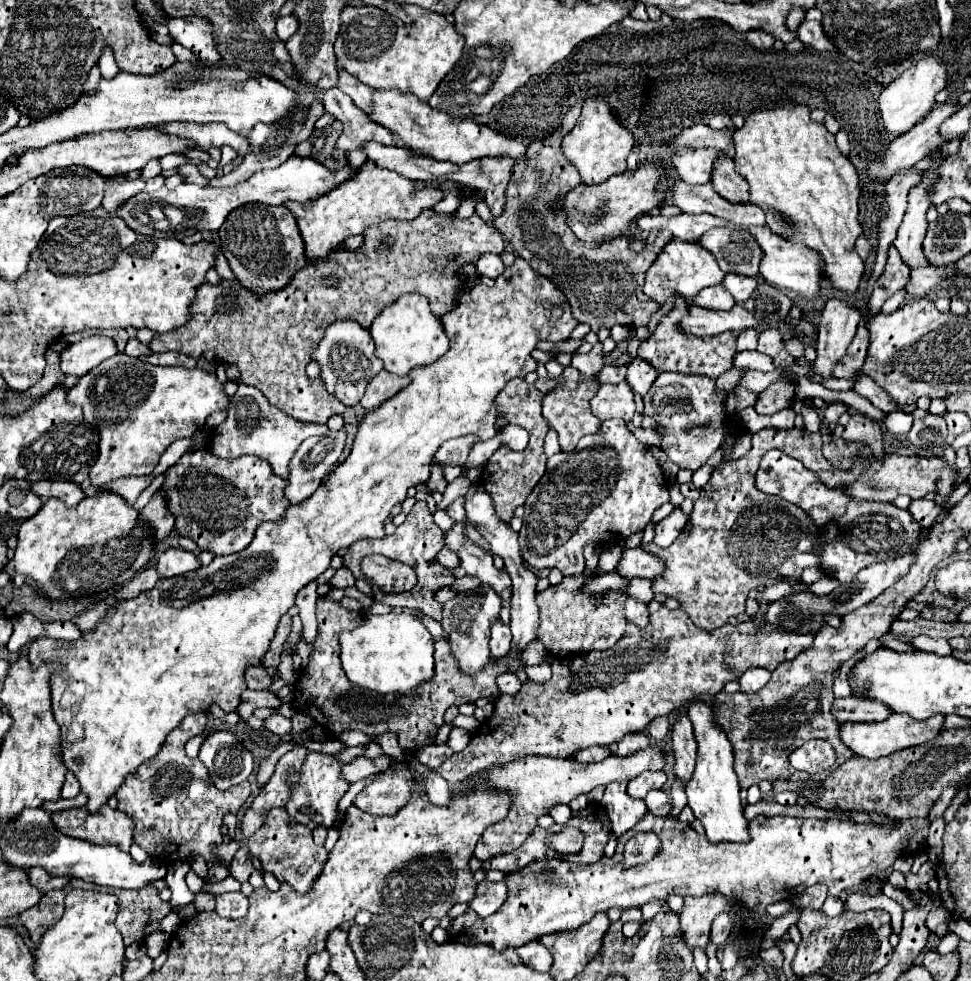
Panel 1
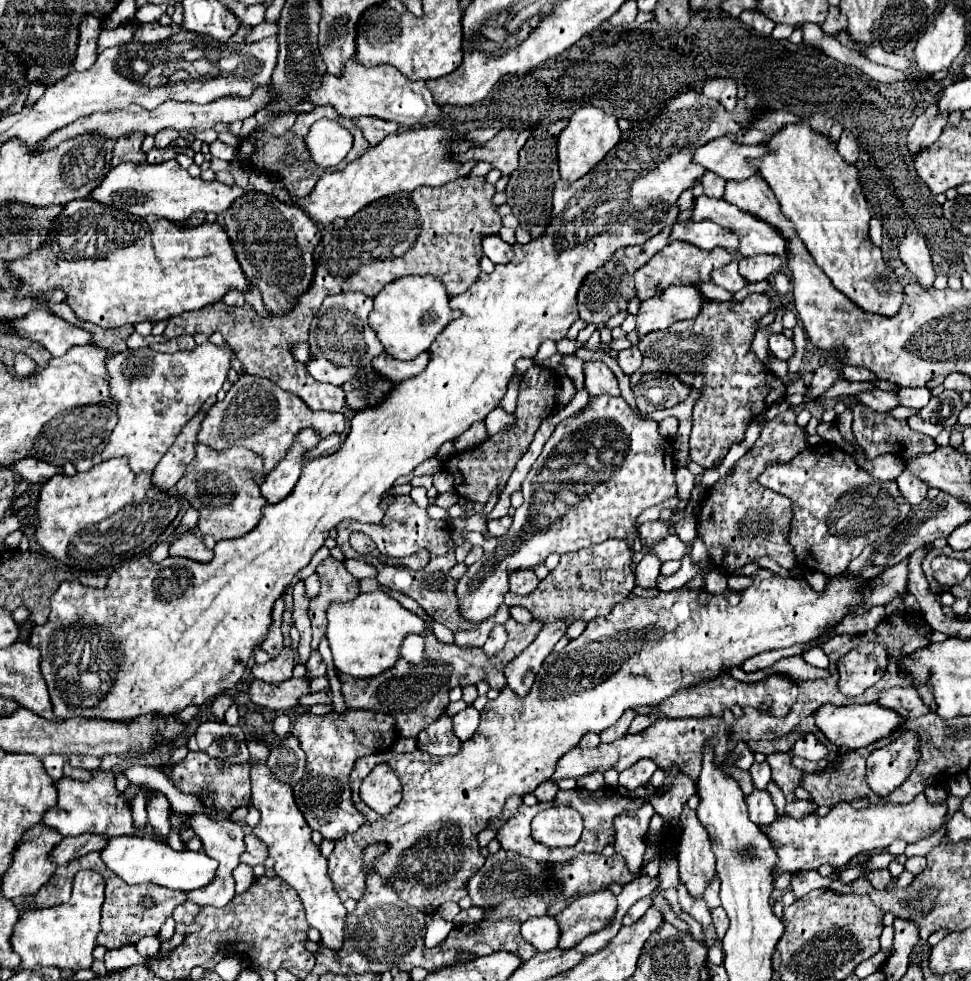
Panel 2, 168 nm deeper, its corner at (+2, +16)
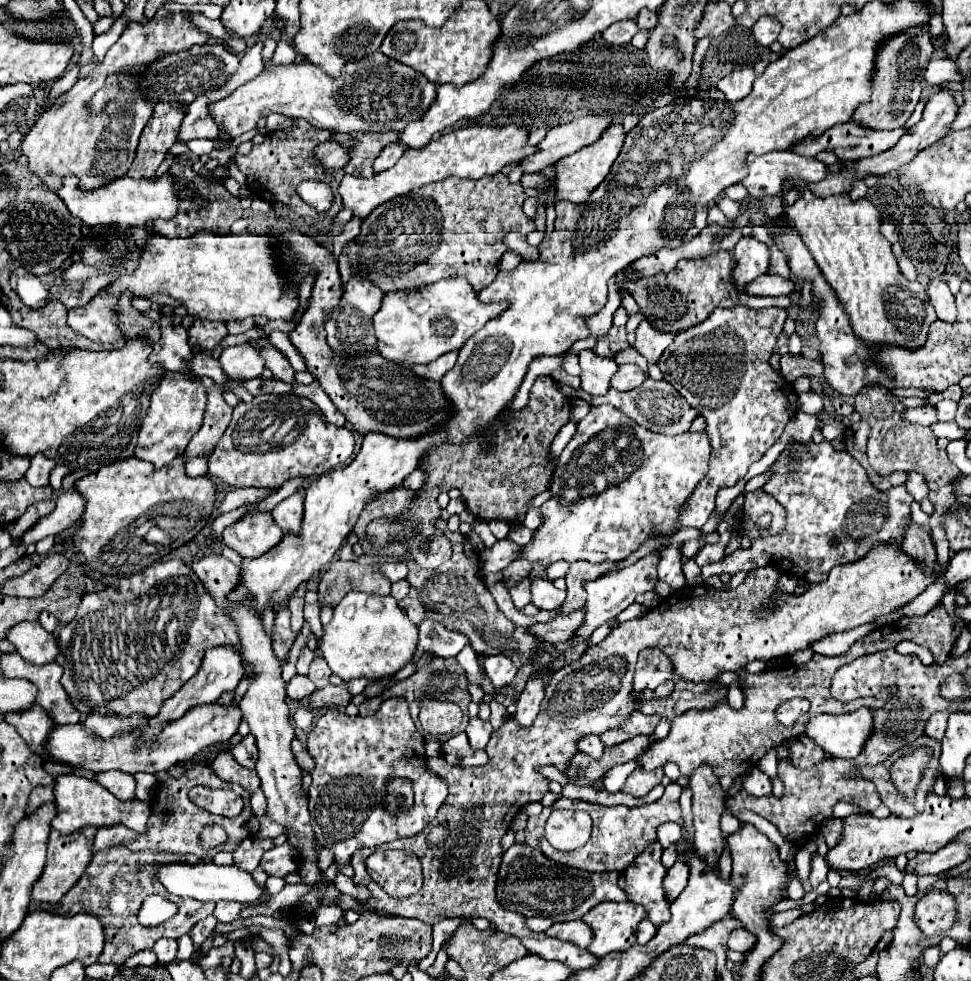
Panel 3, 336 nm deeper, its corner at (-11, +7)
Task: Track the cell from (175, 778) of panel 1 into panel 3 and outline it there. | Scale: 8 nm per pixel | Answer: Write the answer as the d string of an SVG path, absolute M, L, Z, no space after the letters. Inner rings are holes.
M219 753L213 761L211 761L211 769L213 773L227 783L237 783L241 785L245 791L249 791L249 795L253 795L255 791L259 791L259 781L257 781L257 771L255 769L247 769L243 765L239 765L231 753Z

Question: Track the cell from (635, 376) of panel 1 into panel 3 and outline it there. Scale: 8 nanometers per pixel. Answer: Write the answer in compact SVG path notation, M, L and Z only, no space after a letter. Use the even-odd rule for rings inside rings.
M633 363L621 365L619 371L611 379L611 387L617 391L631 391L631 389L639 387L645 379L647 379L647 375L641 371L639 365L633 365Z

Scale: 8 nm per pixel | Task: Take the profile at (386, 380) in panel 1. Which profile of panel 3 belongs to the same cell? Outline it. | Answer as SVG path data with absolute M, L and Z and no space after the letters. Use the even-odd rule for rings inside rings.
M457 351L453 353L445 353L445 357L439 357L437 361L429 363L429 365L415 365L413 371L419 375L419 377L427 377L431 381L439 381L457 361Z

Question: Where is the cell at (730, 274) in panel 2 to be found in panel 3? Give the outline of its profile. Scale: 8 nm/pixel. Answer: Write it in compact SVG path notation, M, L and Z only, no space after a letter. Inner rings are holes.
M765 273L765 275L757 277L757 281L753 281L753 285L749 285L749 295L779 297L779 295L789 295L793 289L795 289L793 279L783 279L783 277Z

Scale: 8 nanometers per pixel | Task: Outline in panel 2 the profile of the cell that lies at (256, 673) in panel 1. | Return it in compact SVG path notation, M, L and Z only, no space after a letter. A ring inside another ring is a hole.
M286 646L276 658L268 660L268 664L254 664L252 674L256 680L264 680L268 684L280 684L284 680L292 678L294 670L294 650L292 646Z

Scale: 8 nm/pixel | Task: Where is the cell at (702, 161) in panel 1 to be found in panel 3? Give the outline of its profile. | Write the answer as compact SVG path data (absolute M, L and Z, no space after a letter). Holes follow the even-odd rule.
M771 151L765 155L747 155L749 175L741 181L753 197L777 195L785 181L805 179L817 183L827 177L827 165L813 159L801 157L791 151Z

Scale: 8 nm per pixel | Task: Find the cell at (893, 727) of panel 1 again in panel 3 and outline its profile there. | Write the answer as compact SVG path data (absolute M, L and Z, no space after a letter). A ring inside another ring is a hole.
M861 707L841 717L817 715L809 719L805 735L833 757L855 759L873 733L873 713L869 707Z

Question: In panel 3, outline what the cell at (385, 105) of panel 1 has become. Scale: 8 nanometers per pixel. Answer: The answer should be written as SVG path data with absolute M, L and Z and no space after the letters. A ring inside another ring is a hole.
M381 51L343 67L343 75L333 79L317 65L285 65L263 71L253 81L235 89L229 97L209 105L209 113L217 127L231 139L255 129L257 121L271 113L305 119L317 129L341 133L353 131L397 131L403 133L409 121L421 119L435 101L437 85L429 83L415 69L397 63Z

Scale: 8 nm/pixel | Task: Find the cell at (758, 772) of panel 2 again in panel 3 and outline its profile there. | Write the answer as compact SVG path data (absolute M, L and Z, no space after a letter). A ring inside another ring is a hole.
M757 767L747 773L747 781L745 781L745 775L741 777L741 781L743 781L743 789L755 797L763 797L763 795L769 795L773 791L771 779L763 771L759 771Z

